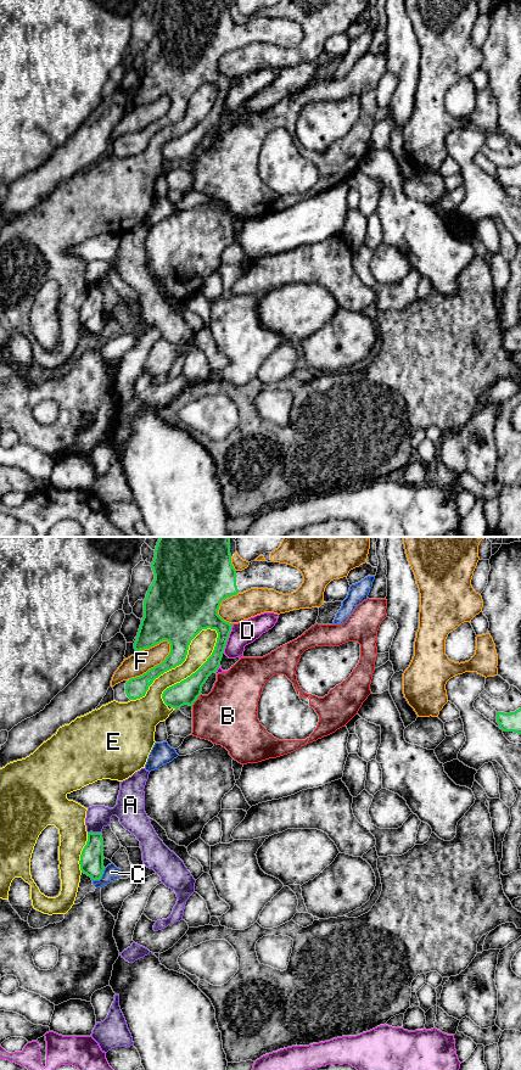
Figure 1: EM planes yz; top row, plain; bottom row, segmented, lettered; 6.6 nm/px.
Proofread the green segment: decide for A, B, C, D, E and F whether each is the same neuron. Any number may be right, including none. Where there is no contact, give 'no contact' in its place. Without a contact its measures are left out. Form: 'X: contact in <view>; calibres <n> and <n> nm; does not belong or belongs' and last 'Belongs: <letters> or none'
A: contact in yz; calibres 160 and 150 nm; does not belong
B: contact in yz; calibres 160 and 400 nm; does not belong
C: contact in yz; calibres 160 and 100 nm; does not belong
D: contact in yz; calibres 240 and 160 nm; does not belong
E: contact in yz; calibres 240 and 160 nm; does not belong
F: contact in yz; calibres 190 and 150 nm; does not belong
Belongs: none

